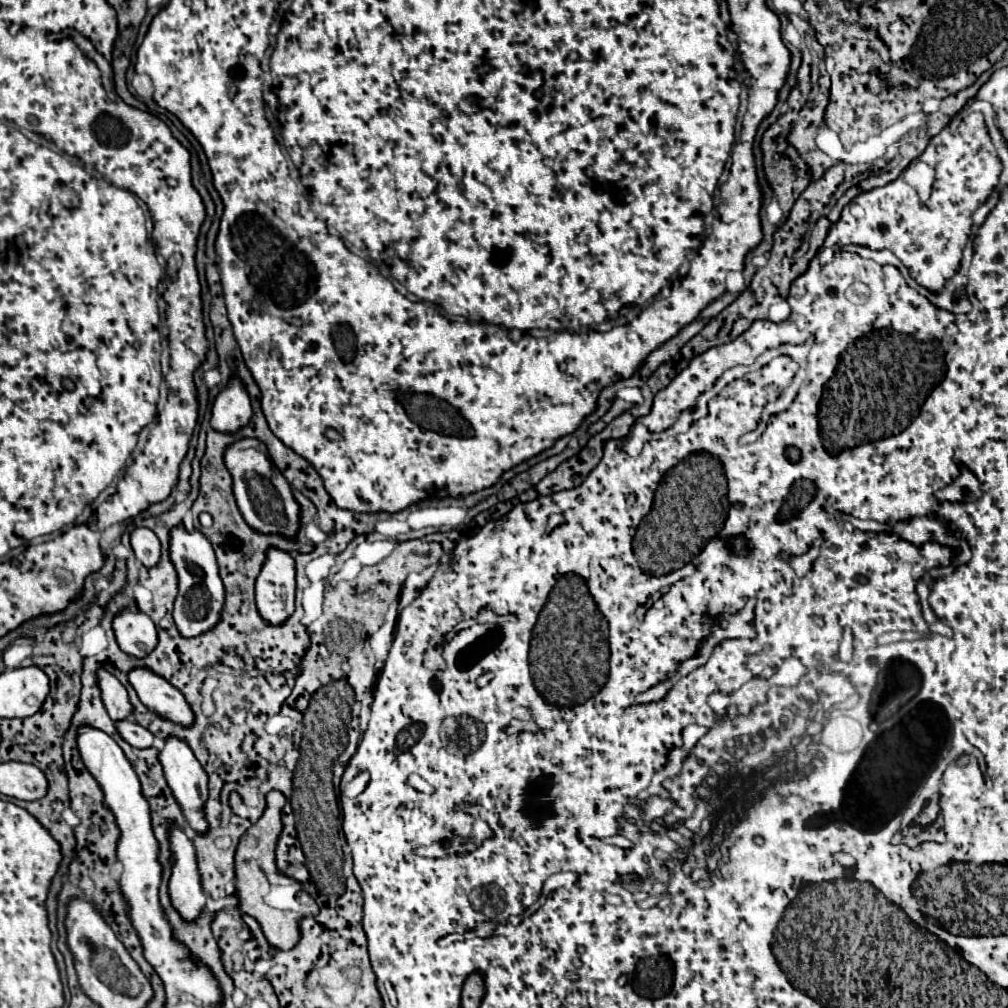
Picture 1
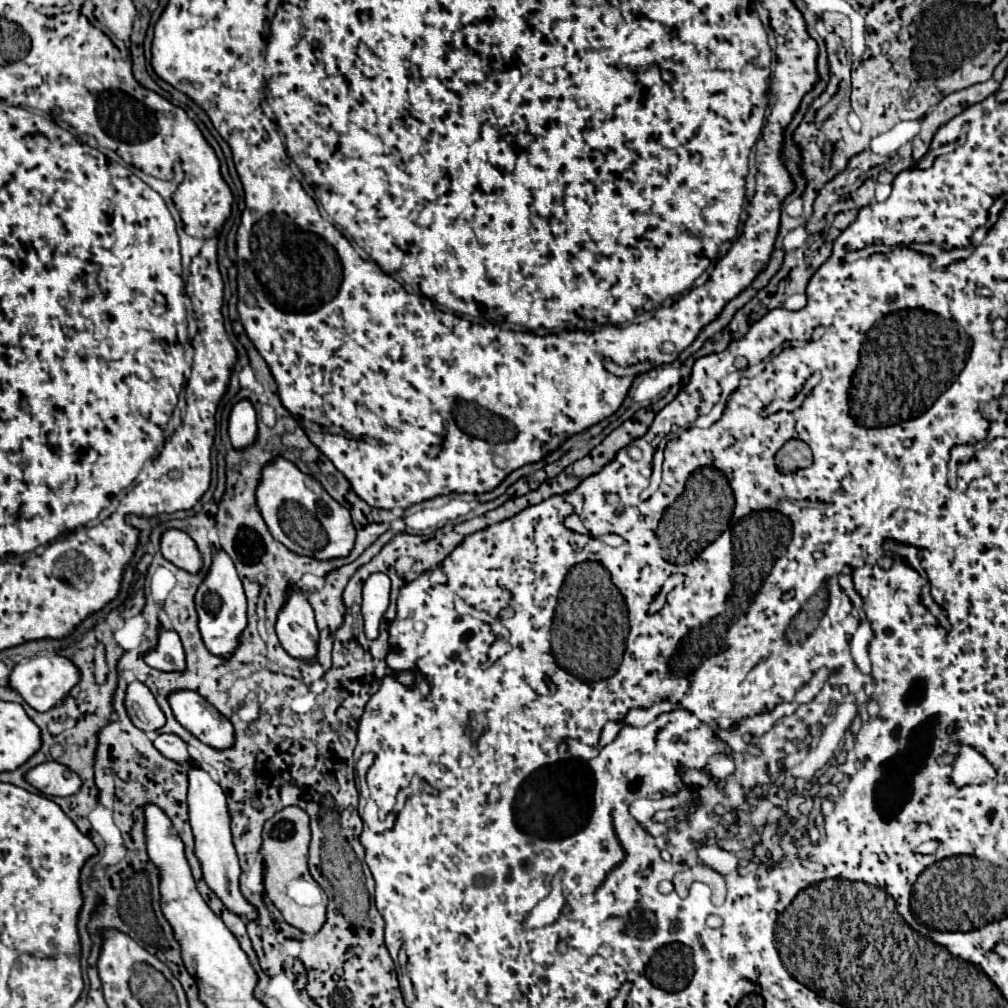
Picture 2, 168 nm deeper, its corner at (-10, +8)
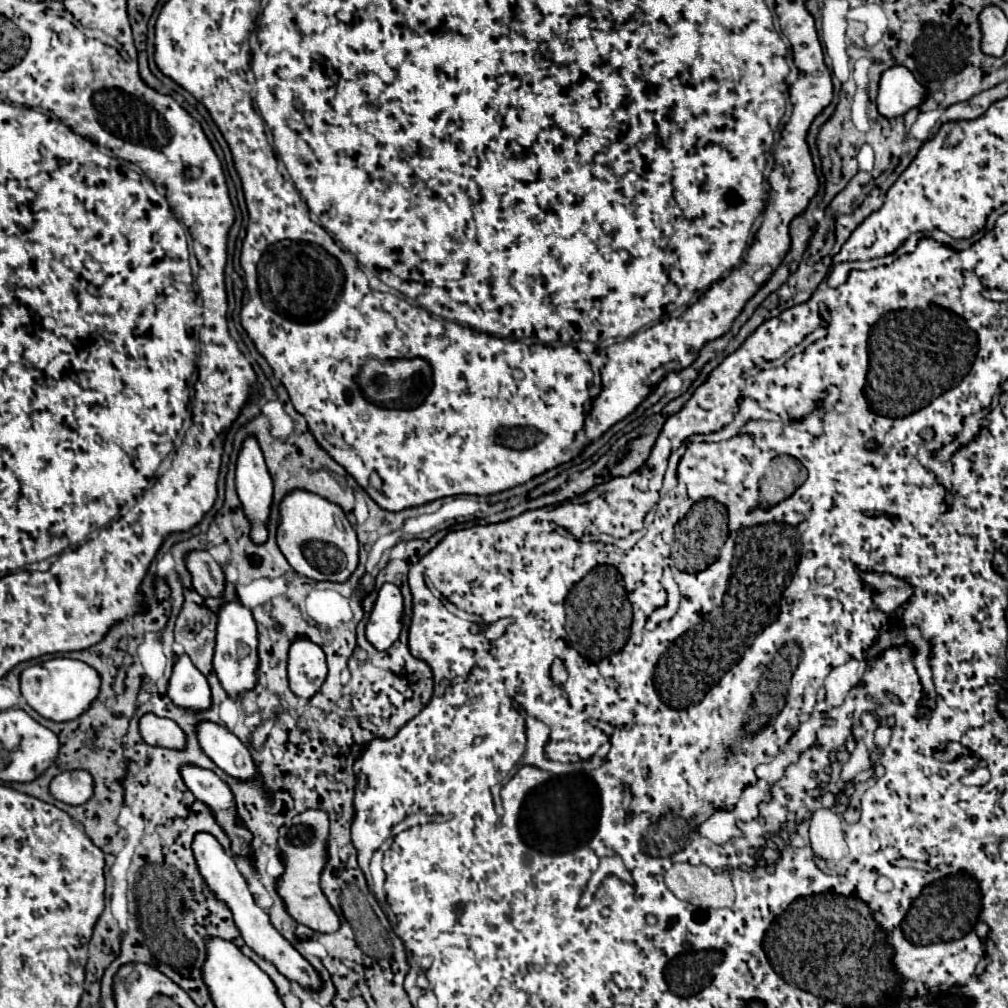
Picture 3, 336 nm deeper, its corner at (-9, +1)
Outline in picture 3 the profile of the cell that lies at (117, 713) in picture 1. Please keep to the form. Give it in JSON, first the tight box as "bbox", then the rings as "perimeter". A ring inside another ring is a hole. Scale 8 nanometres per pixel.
{"bbox":[140,714,186,750],"perimeter":[[[144,714],[140,718],[140,734],[146,744],[184,750],[186,748],[186,734],[182,728],[168,718],[160,718],[154,714]]]}

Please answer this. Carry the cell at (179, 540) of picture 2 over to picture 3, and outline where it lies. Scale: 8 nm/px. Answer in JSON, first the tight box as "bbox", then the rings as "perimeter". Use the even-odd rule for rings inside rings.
{"bbox":[186,552,226,598],"perimeter":[[[190,552],[186,556],[186,564],[192,572],[192,584],[200,596],[220,598],[224,594],[226,578],[222,566],[210,556],[210,552]]]}

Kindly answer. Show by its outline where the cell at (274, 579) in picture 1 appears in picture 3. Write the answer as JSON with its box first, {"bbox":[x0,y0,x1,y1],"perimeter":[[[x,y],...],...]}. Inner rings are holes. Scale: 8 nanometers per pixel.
{"bbox":[288,638,328,700],"perimeter":[[[304,638],[296,640],[290,646],[288,678],[290,678],[290,690],[298,698],[310,700],[324,684],[326,674],[328,674],[326,656],[320,646]]]}

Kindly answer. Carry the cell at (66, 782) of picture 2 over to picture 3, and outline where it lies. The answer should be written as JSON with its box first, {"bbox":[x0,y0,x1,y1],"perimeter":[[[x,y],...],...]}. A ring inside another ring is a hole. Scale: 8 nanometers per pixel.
{"bbox":[50,770,94,806],"perimeter":[[[88,770],[62,772],[50,782],[50,792],[56,800],[62,800],[64,804],[70,806],[78,806],[92,798],[94,778]]]}

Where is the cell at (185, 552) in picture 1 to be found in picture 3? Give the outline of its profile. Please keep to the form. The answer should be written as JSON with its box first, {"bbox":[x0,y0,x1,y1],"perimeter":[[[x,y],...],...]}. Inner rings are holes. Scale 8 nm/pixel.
{"bbox":[214,602,258,700],"perimeter":[[[228,602],[218,612],[218,630],[216,630],[216,654],[214,654],[214,670],[220,678],[220,684],[228,692],[232,700],[240,694],[254,690],[256,672],[258,672],[258,632],[252,612],[240,602]]]}

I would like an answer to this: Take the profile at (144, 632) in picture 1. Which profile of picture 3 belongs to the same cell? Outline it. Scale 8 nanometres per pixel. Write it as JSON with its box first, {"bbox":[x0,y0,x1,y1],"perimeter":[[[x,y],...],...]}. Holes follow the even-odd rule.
{"bbox":[168,654,212,712],"perimeter":[[[186,654],[176,658],[174,672],[168,682],[168,694],[178,708],[192,712],[206,712],[212,706],[212,694],[206,676]]]}

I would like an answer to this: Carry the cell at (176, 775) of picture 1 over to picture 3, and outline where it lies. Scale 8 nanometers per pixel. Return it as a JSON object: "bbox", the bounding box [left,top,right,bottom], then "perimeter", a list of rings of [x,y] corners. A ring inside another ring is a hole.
{"bbox":[194,834,322,990],"perimeter":[[[196,834],[194,838],[194,856],[196,856],[196,862],[198,862],[198,868],[200,868],[200,874],[206,878],[210,890],[216,894],[218,900],[226,902],[234,914],[234,922],[244,938],[244,942],[262,958],[266,958],[268,962],[272,962],[280,974],[284,974],[290,982],[296,982],[300,984],[302,988],[308,988],[308,990],[322,990],[322,978],[320,974],[312,968],[312,964],[272,926],[268,914],[254,902],[250,890],[248,890],[248,884],[246,880],[242,878],[242,874],[238,872],[236,864],[234,864],[234,858],[228,856],[224,852],[224,848],[218,844],[218,840],[212,836],[212,834]]]}

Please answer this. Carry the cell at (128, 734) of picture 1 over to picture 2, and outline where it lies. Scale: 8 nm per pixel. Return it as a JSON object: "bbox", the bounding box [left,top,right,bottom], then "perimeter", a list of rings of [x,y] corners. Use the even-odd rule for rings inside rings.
{"bbox":[153,733,189,763],"perimeter":[[[159,733],[157,739],[153,741],[153,745],[169,759],[177,761],[177,763],[187,763],[189,753],[187,753],[187,745],[173,733]]]}

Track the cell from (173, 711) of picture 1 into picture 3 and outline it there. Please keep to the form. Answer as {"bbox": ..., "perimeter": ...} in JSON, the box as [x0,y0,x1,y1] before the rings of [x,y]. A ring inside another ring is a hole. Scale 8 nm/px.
{"bbox":[198,722,258,782],"perimeter":[[[200,722],[198,740],[204,754],[228,776],[242,782],[256,780],[258,766],[254,764],[250,750],[228,728],[214,722]]]}

